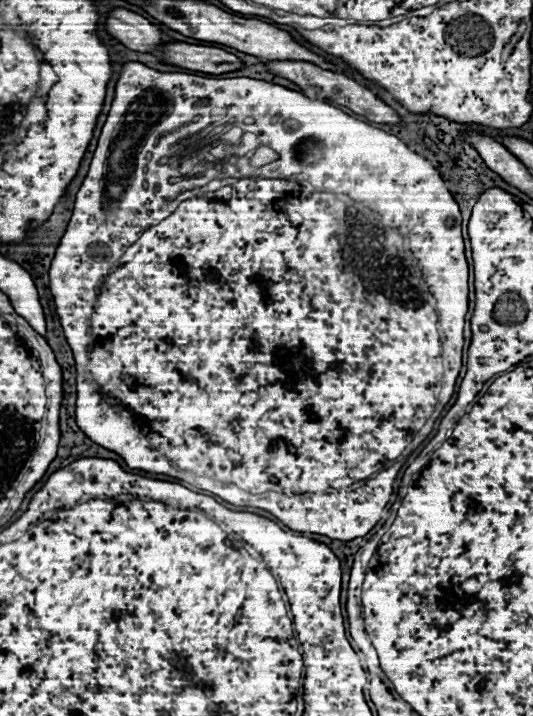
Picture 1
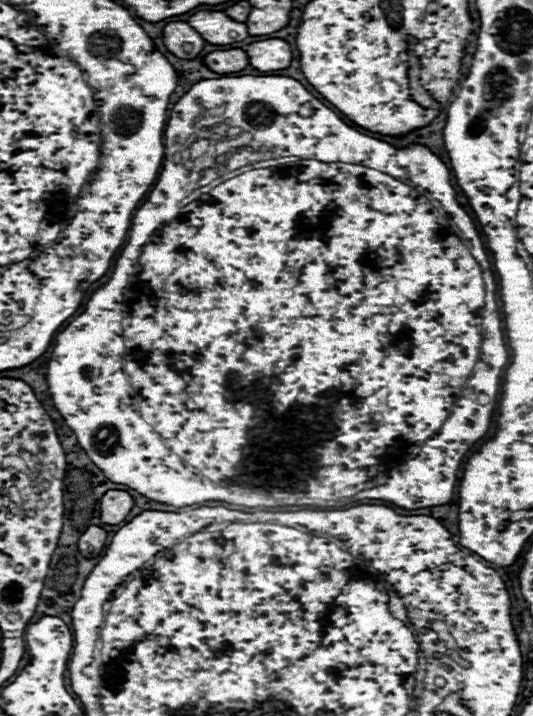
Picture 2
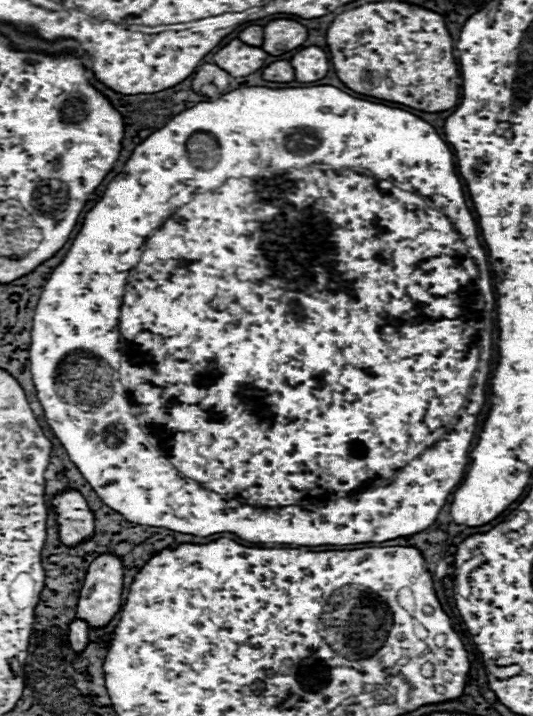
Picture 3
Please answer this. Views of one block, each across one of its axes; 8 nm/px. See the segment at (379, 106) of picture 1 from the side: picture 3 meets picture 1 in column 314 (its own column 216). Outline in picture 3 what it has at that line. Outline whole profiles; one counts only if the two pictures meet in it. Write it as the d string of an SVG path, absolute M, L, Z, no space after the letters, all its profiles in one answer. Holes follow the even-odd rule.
M204 64L194 74L192 88L194 88L194 92L204 94L208 98L218 98L224 94L230 80L232 80L232 76L228 72L224 72L222 68L218 68L216 64Z

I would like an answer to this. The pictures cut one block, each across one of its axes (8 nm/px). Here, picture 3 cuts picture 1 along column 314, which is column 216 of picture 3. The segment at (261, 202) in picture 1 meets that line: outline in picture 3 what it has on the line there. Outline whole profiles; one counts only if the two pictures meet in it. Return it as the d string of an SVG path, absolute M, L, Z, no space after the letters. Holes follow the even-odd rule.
M252 86L232 90L212 102L198 102L174 116L164 128L150 134L134 148L122 170L108 184L104 196L86 212L68 254L54 268L44 286L31 330L30 372L38 400L44 408L44 418L66 448L70 460L100 500L134 524L166 528L192 536L230 532L246 542L258 544L382 543L418 534L434 524L448 494L464 476L476 418L486 398L484 384L488 380L492 358L492 310L494 294L490 268L486 252L478 240L476 220L466 206L462 184L454 172L452 152L428 122L398 108L354 98L334 86L282 90ZM326 164L330 168L326 168ZM268 166L282 170L288 168L286 178L280 176L280 170L270 170ZM396 182L402 184L404 190L398 188ZM220 184L238 184L242 206L216 206L218 188L214 186ZM166 216L170 218L166 220ZM162 220L166 222L162 224ZM474 262L480 262L480 270ZM132 268L134 272L130 272ZM128 272L130 280L126 282ZM476 370L480 370L478 378L474 378ZM130 404L134 416L130 416ZM142 432L158 444L158 452L162 454L150 454L148 438L142 436ZM284 432L286 448L278 444ZM414 458L418 458L418 464L410 464ZM194 480L202 486L194 484ZM214 492L218 496L214 496ZM232 500L238 500L240 504ZM316 502L322 510L308 510L314 508ZM248 504L256 508L250 508ZM278 504L300 506L286 510L278 508Z

